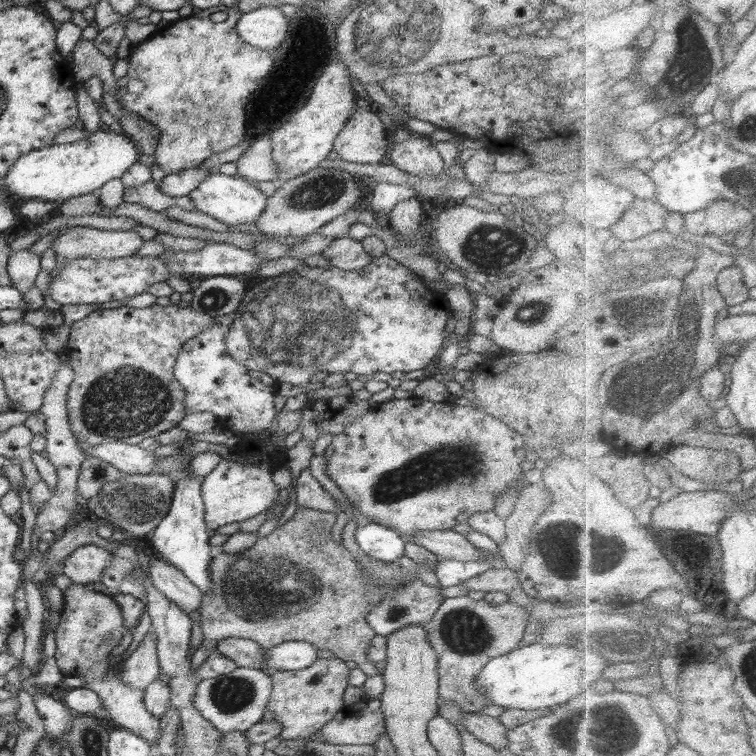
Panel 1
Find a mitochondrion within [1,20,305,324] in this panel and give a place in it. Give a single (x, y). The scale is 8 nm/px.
(182, 117)

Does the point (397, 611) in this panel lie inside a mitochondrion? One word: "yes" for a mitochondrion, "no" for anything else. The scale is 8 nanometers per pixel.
yes

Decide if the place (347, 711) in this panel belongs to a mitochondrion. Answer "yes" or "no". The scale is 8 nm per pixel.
no

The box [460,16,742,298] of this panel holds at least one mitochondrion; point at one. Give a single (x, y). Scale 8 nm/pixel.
(693, 50)

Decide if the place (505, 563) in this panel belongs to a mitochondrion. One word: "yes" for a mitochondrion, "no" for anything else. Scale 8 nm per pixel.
no

